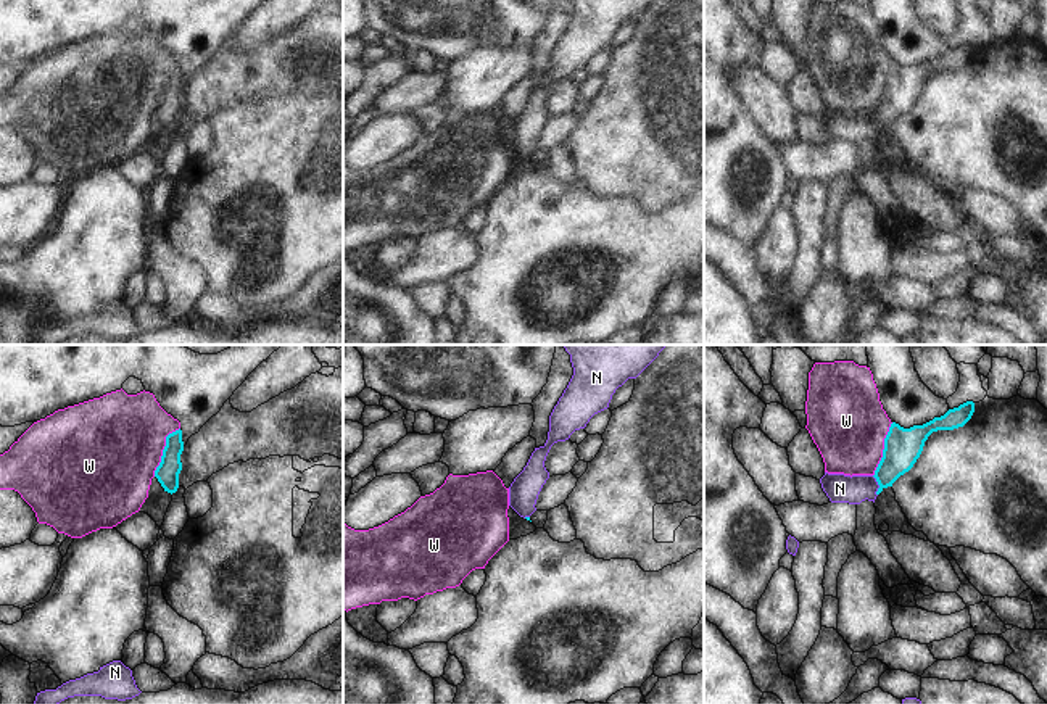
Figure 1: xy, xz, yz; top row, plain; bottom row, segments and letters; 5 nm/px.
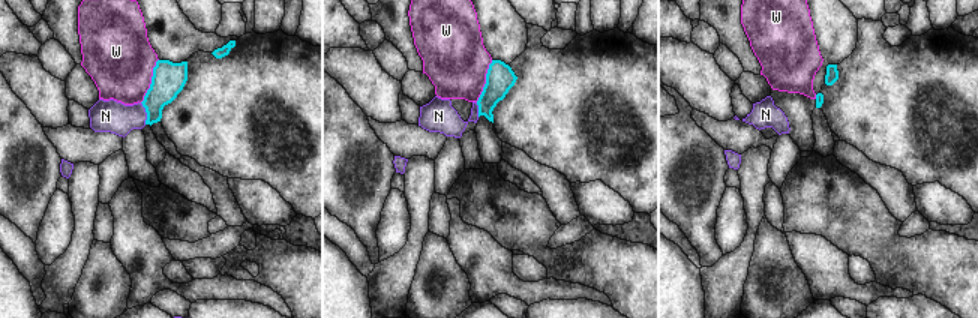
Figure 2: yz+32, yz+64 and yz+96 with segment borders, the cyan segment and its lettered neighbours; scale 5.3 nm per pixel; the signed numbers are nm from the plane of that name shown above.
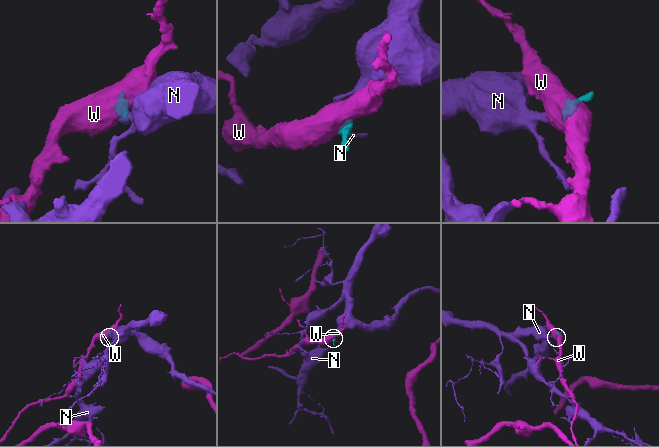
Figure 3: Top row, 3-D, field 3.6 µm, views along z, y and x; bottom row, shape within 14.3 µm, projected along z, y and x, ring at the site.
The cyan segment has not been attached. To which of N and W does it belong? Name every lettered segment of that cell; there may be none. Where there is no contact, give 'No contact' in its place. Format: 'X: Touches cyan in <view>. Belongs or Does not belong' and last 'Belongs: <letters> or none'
N: Touches cyan in yz. Belongs
W: Touches cyan in xy. Does not belong
Belongs: N.

